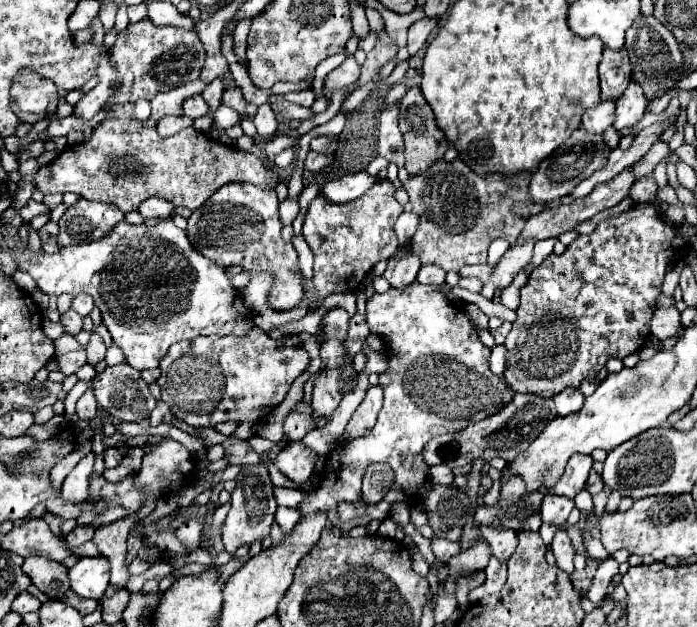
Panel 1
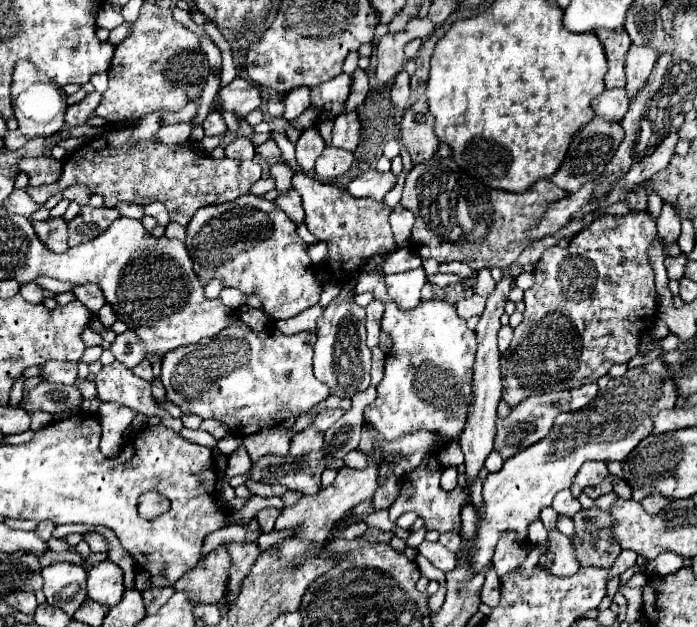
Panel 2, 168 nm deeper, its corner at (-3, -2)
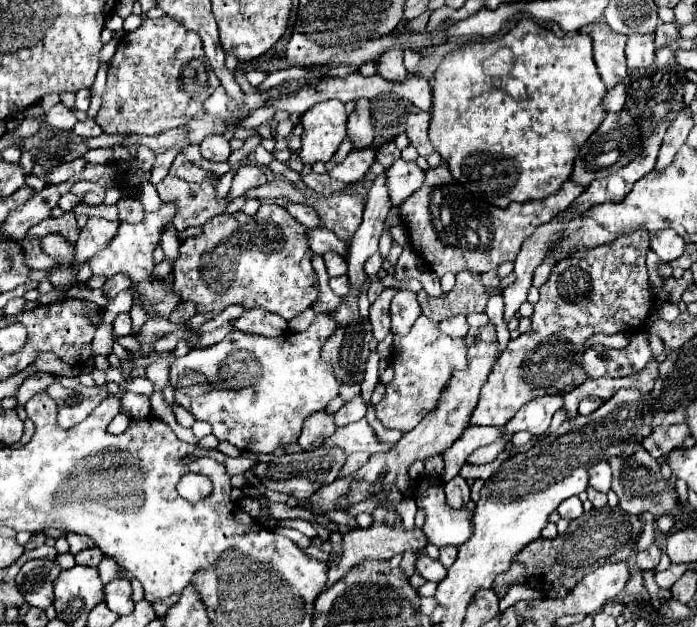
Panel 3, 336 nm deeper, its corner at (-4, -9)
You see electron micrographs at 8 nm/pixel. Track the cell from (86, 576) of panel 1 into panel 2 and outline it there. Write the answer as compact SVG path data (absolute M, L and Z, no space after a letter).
M106 560L94 564L88 572L88 596L100 604L114 606L122 600L124 594L124 574L120 566Z

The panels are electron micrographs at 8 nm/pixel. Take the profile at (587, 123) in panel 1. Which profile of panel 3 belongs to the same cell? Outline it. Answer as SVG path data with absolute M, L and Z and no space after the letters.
M623 83L607 91L603 99L603 107L607 113L621 113L625 109L625 85Z

